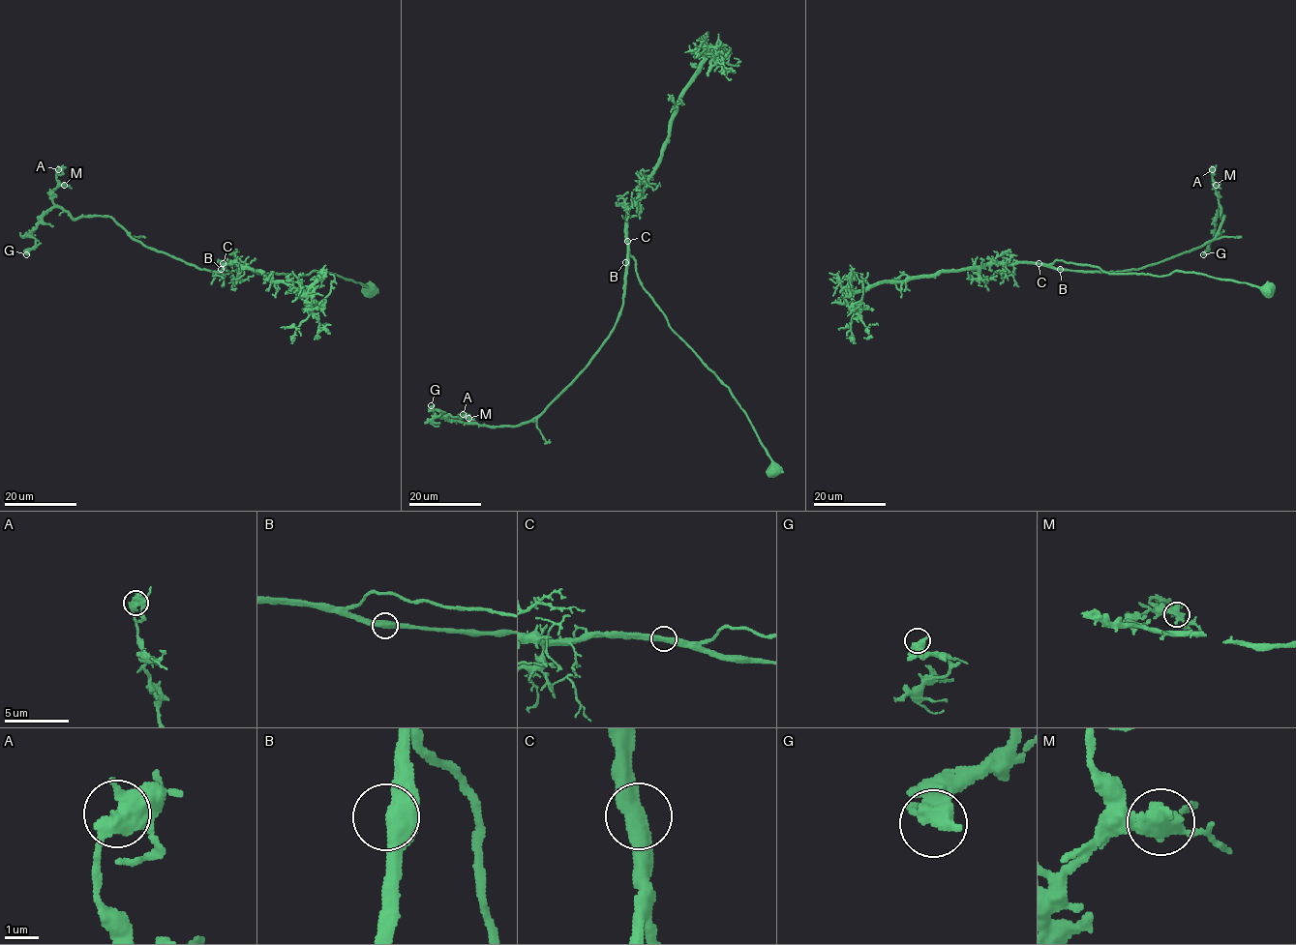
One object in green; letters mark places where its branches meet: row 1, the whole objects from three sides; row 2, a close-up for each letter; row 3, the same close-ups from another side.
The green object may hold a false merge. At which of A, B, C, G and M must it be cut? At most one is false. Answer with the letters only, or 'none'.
none

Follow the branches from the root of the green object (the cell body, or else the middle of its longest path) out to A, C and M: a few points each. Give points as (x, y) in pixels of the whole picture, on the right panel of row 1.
A: (1268, 291), (1194, 272), (1153, 276), (1062, 260), (1051, 265), (1139, 269), (1203, 246), (1223, 218), (1212, 169)
C: (1268, 291), (1250, 283), (1194, 272), (1172, 271), (1153, 276), (1107, 273), (1097, 267), (1062, 260), (1039, 263)
M: (1268, 291), (1194, 272), (1153, 276), (1062, 260), (1051, 265), (1139, 269), (1200, 248), (1223, 218), (1216, 185)

